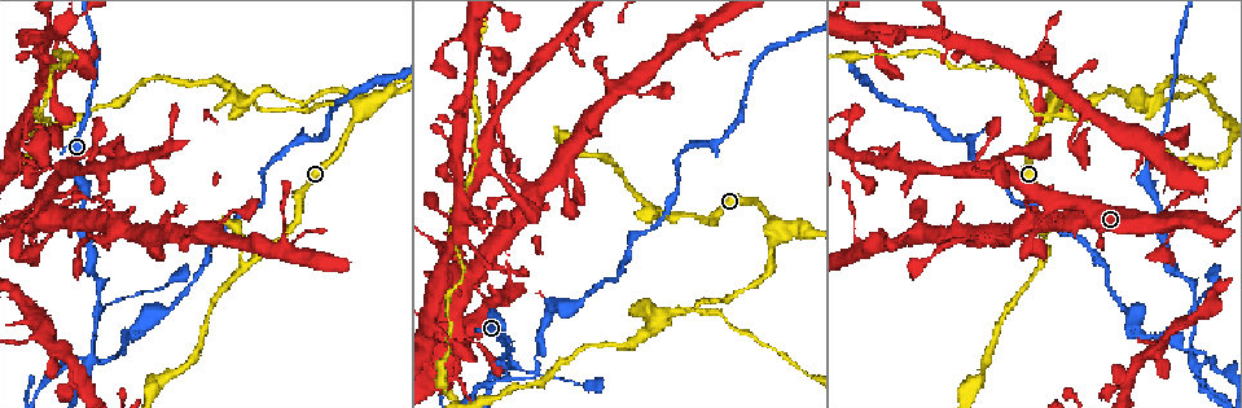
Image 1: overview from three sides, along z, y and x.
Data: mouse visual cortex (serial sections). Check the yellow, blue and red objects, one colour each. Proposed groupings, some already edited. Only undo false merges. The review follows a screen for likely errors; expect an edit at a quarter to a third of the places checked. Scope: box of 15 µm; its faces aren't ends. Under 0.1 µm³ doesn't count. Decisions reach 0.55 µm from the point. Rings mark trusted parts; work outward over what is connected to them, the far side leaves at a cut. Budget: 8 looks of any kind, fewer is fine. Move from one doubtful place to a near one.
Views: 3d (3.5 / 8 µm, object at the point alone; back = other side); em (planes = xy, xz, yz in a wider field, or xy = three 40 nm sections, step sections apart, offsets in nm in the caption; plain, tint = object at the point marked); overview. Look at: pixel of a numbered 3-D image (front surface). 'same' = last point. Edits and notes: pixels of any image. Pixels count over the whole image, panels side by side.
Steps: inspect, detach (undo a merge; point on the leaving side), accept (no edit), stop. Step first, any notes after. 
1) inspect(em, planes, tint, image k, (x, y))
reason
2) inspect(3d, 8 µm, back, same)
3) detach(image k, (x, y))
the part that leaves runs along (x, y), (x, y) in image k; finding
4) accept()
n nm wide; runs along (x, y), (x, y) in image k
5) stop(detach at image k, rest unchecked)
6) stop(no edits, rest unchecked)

inspect(3d, 8 µm, image 1, (245, 102))
sharp bend

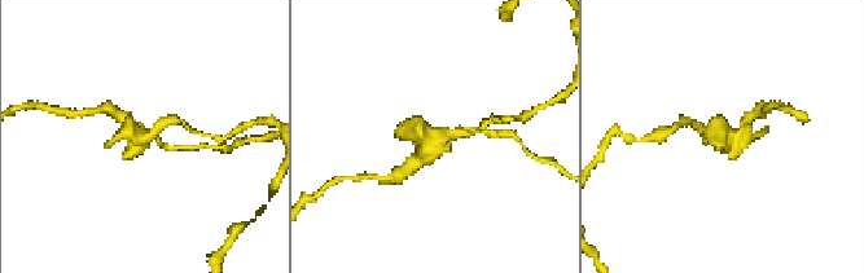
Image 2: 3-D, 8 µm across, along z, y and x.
inspect(3d, 3.5 µm, image 2, (729, 138))
closer look

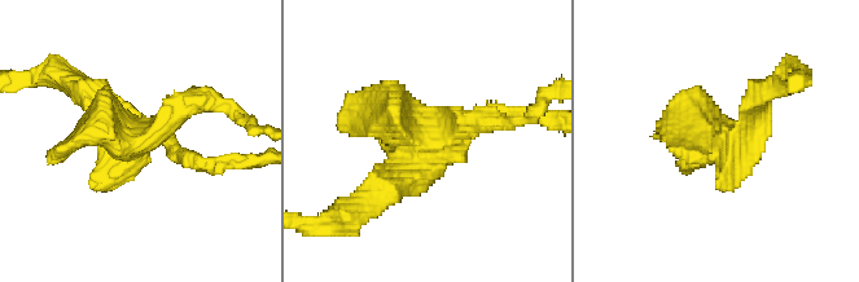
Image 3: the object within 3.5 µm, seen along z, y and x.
detach(image 3, (367, 185))
the part that leaves runs along (403, 181), (343, 221), (316, 224) in image 3; two cells meet here

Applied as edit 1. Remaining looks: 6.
inspect(overview)
see it whole again

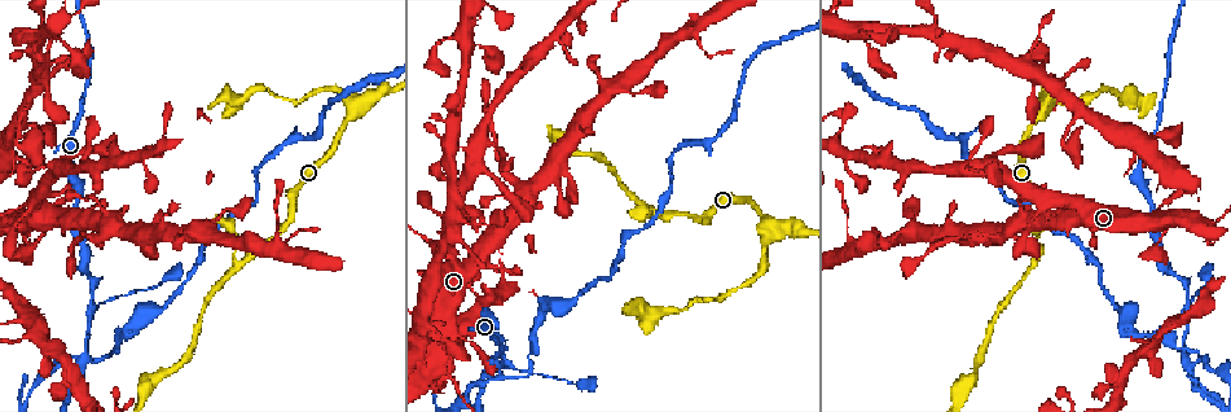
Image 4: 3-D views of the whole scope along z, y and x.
inspect(3d, 3.5 µm, image 4, (1032, 263))
sharp bend

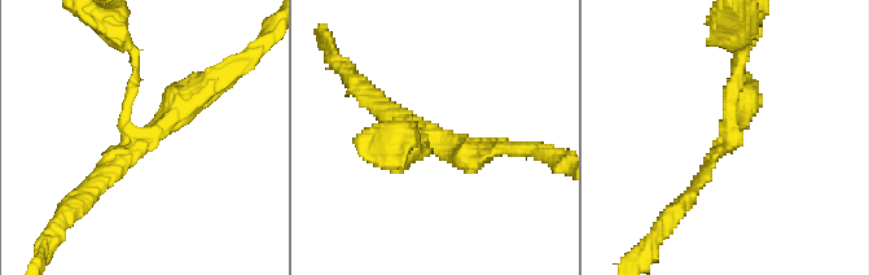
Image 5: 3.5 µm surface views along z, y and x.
inspect(em, xy, step 3, tint, image 5, (730, 136))
3 arms; arms of 150, 200, 250 nm

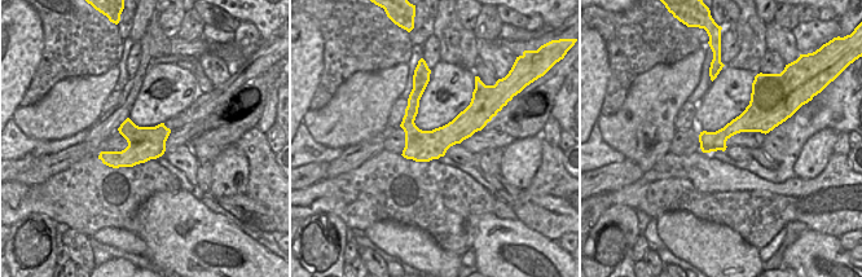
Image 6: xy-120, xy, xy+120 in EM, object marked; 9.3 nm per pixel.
accept()
280 nm wide; runs along (213, 83), (128, 151), (84, 199) in image 5; all the same cell

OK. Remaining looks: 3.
inspect(3d, 3.5 µm, image 4, (134, 231))
thin arm on a thick one

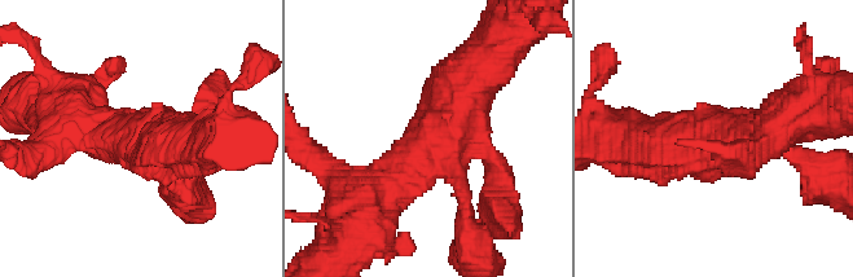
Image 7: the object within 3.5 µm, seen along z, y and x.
inspect(em, planes, tint, image 7, (427, 145))
4 arms; arms of 200, 250, 600, 600 nm

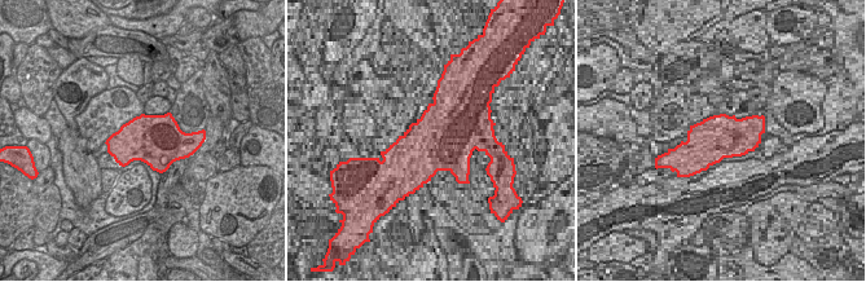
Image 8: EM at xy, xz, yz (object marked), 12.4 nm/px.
accept()
runs along (363, 207), (442, 135), (470, 82) in image 7; one cell here

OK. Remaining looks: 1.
stop(detach at image 3, rest unchecked)

